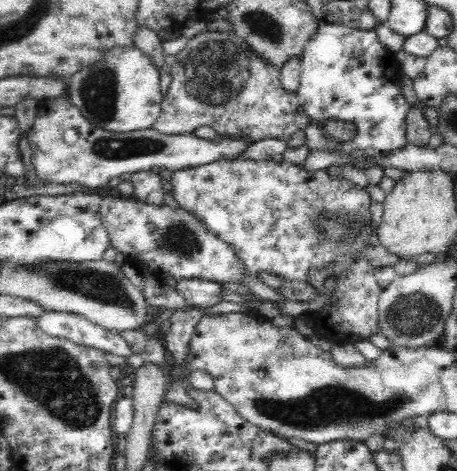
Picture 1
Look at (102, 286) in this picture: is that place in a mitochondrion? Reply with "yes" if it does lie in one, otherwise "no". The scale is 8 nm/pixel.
yes

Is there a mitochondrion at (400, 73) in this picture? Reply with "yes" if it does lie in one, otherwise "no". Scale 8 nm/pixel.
no

